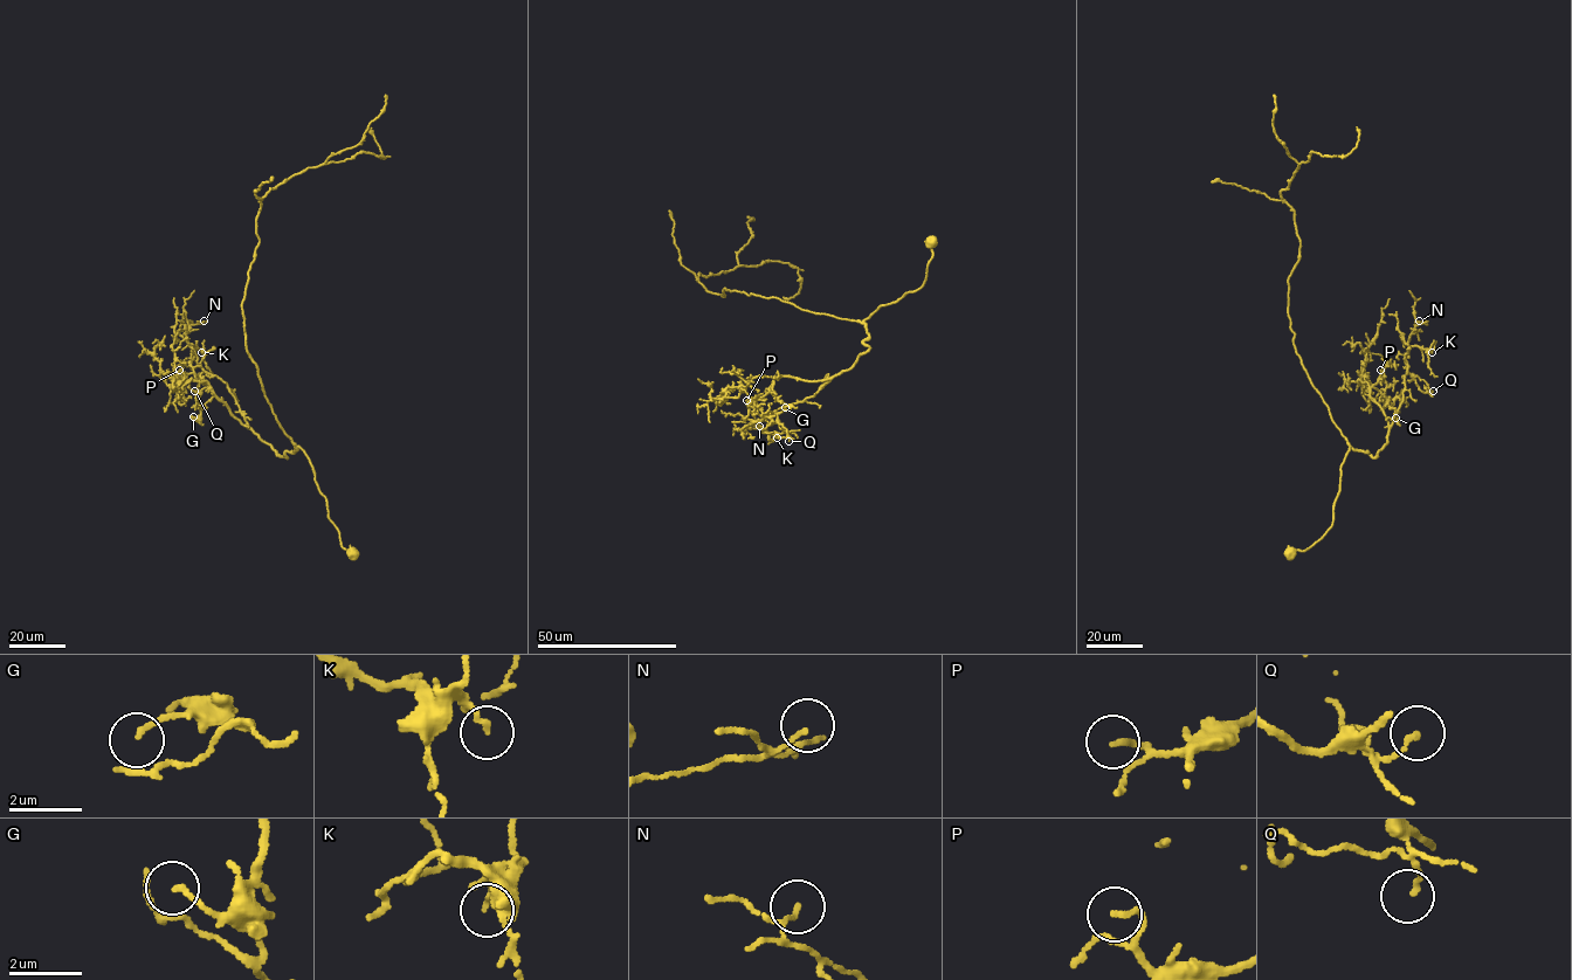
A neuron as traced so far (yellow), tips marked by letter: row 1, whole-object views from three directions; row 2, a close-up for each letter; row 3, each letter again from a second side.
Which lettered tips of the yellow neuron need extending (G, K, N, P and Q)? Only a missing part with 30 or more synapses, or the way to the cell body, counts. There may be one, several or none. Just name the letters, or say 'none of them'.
P

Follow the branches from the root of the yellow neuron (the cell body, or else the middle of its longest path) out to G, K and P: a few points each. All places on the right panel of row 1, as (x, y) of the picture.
G: (1289, 554), (1305, 551), (1331, 526), (1350, 447), (1376, 457), (1385, 446), (1390, 427), (1371, 387), (1395, 418)
K: (1289, 554), (1305, 551), (1331, 526), (1350, 447), (1376, 457), (1385, 446), (1402, 401), (1408, 347), (1432, 352)
P: (1289, 554), (1331, 526), (1350, 447), (1376, 457), (1385, 446), (1387, 420), (1370, 395), (1380, 370)

